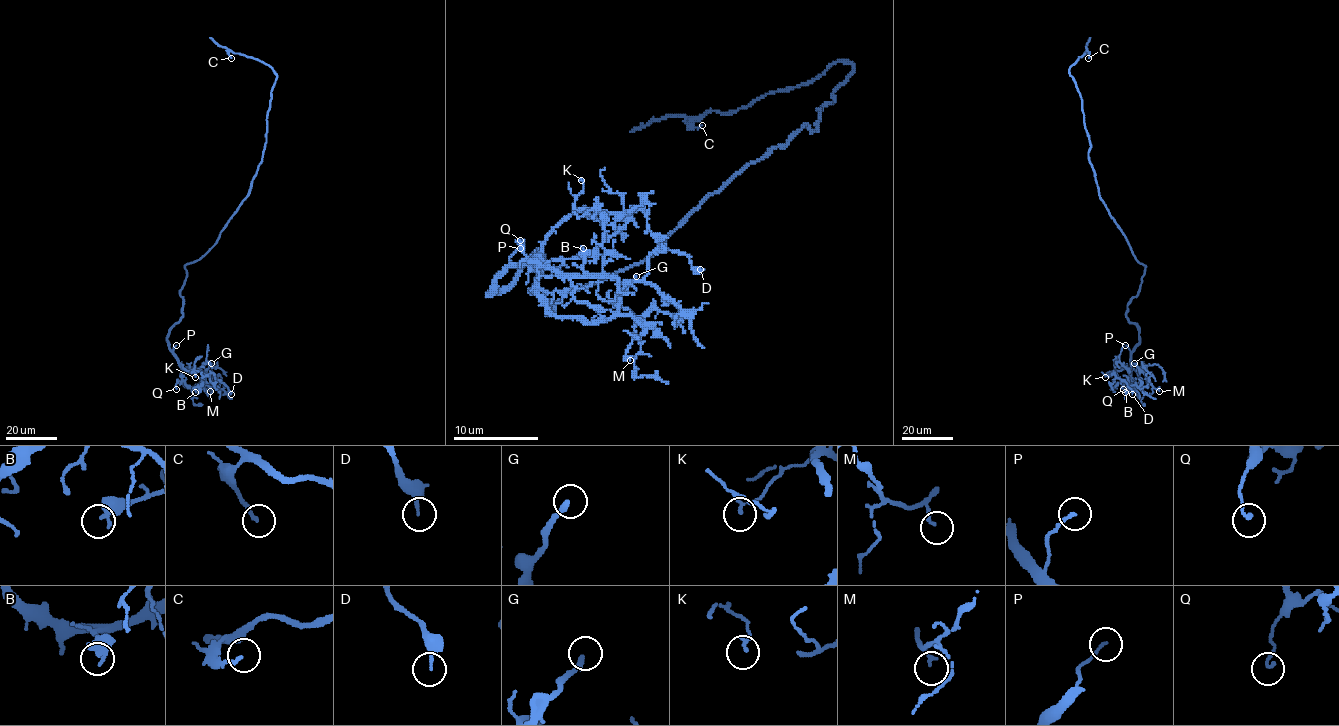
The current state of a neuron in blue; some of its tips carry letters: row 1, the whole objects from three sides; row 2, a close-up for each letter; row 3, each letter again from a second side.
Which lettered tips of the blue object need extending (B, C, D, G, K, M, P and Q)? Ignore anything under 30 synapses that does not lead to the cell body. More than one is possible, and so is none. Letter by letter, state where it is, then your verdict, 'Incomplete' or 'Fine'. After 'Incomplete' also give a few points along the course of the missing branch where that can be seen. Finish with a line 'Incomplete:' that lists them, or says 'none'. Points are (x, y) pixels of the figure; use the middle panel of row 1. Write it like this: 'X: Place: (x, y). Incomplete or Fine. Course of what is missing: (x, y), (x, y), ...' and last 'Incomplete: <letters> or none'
B: Place: (583, 248). Fine
C: Place: (702, 125). Fine
D: Place: (700, 269). Fine
G: Place: (636, 276). Incomplete. Course of what is missing: (636, 276), (662, 256), (672, 240), (683, 231), (706, 223), (715, 235)
K: Place: (581, 180). Fine
M: Place: (630, 360). Fine
P: Place: (520, 248). Fine
Q: Place: (520, 240). Fine
Incomplete: G

